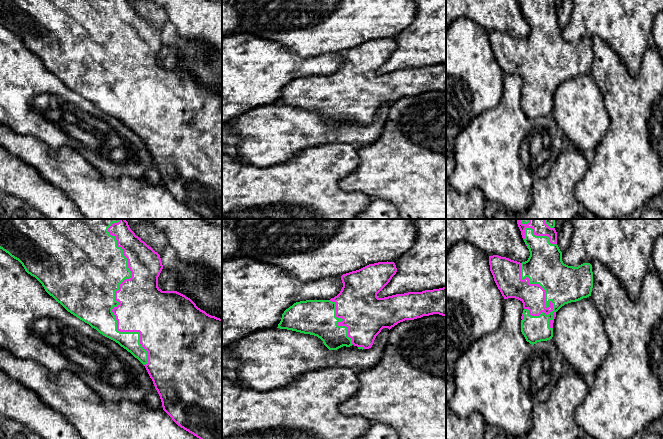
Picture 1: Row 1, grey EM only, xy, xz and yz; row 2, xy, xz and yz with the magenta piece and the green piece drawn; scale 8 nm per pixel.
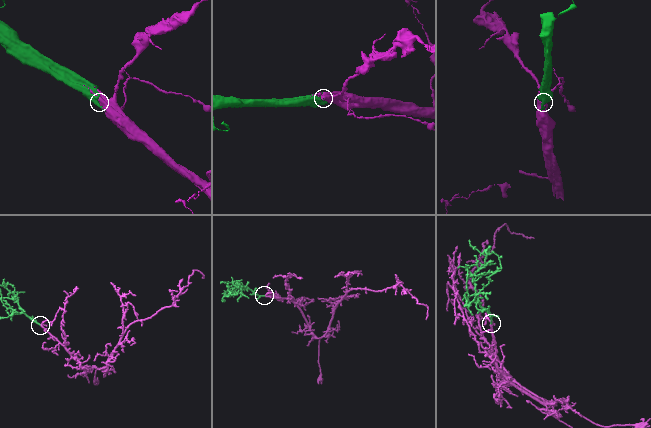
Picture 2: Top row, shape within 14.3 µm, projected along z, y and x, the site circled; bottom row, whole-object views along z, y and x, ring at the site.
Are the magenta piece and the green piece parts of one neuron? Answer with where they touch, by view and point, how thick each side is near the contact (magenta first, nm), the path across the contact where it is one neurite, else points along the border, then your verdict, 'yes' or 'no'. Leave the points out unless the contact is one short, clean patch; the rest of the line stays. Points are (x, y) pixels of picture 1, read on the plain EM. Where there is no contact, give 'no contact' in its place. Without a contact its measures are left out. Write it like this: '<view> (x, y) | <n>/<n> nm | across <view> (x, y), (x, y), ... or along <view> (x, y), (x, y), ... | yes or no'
xy (117, 76) | 400/440 nm | yes

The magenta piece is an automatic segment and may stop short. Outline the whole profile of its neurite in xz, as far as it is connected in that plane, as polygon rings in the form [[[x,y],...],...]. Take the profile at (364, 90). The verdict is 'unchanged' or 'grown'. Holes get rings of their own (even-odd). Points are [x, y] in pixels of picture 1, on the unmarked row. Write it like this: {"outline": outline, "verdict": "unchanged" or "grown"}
{"outline": [[[387,37],[369,40],[359,46],[343,50],[341,52],[343,63],[337,72],[330,76],[306,76],[294,79],[284,87],[277,104],[317,112],[329,126],[337,126],[343,122],[350,123],[352,121],[363,126],[372,123],[376,112],[383,104],[390,106],[405,96],[414,96],[433,90],[446,92],[446,63],[378,74],[377,70],[390,58],[396,48],[395,39]]], "verdict": "grown"}

